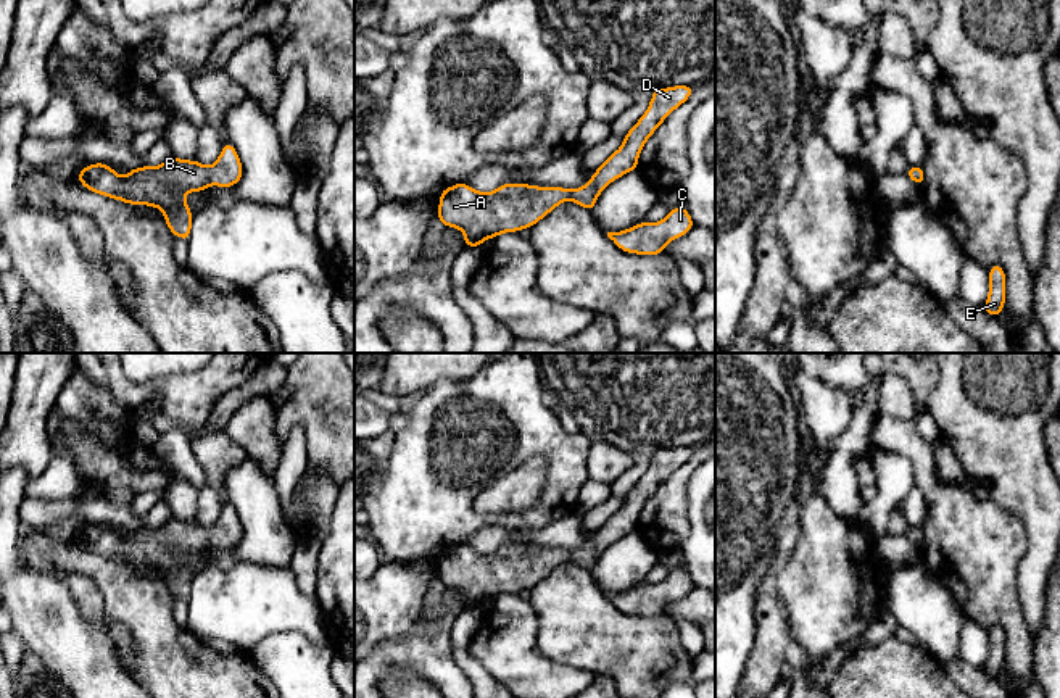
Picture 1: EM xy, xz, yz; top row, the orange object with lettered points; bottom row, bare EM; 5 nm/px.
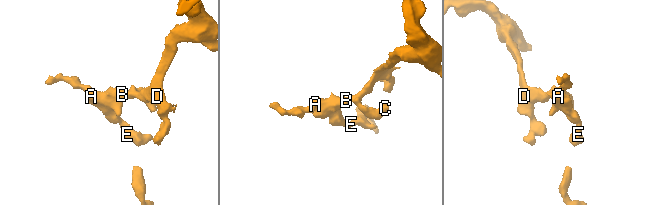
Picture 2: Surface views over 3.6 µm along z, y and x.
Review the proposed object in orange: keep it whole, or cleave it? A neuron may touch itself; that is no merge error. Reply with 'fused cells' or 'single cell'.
single cell

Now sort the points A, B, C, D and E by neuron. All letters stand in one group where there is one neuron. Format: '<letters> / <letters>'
A B C D E

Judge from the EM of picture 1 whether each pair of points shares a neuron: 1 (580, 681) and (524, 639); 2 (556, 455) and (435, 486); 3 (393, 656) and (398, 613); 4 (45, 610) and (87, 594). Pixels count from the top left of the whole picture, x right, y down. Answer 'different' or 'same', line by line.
1: same
2: same
3: different
4: different

